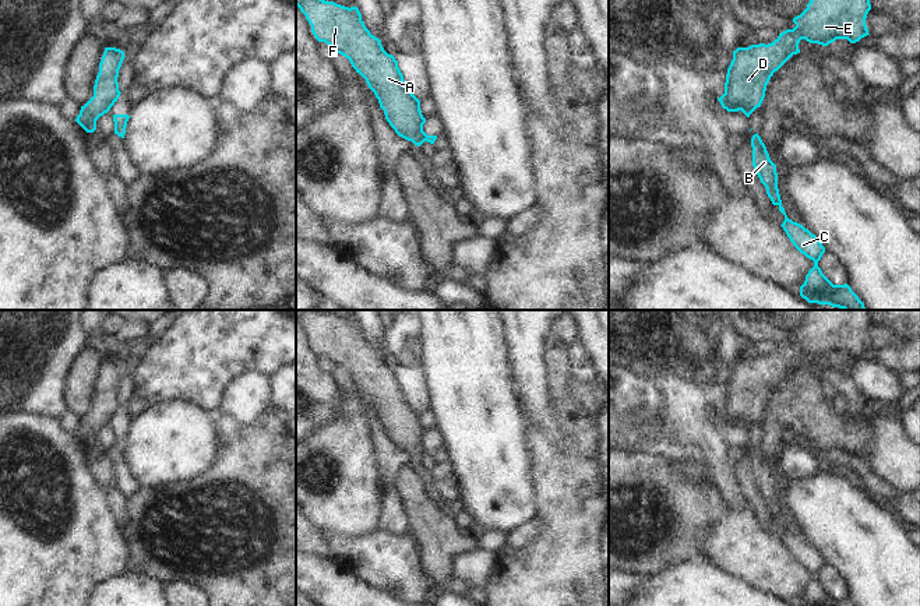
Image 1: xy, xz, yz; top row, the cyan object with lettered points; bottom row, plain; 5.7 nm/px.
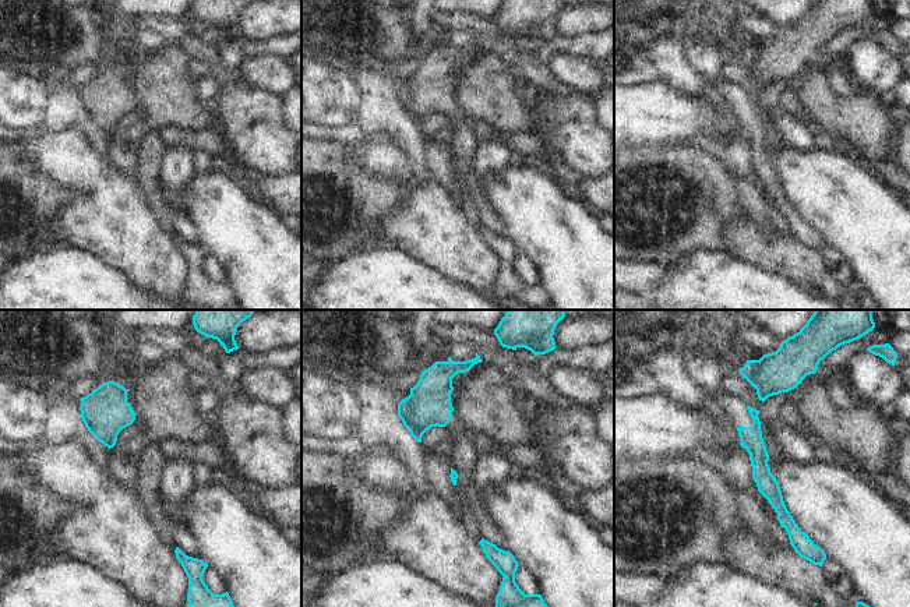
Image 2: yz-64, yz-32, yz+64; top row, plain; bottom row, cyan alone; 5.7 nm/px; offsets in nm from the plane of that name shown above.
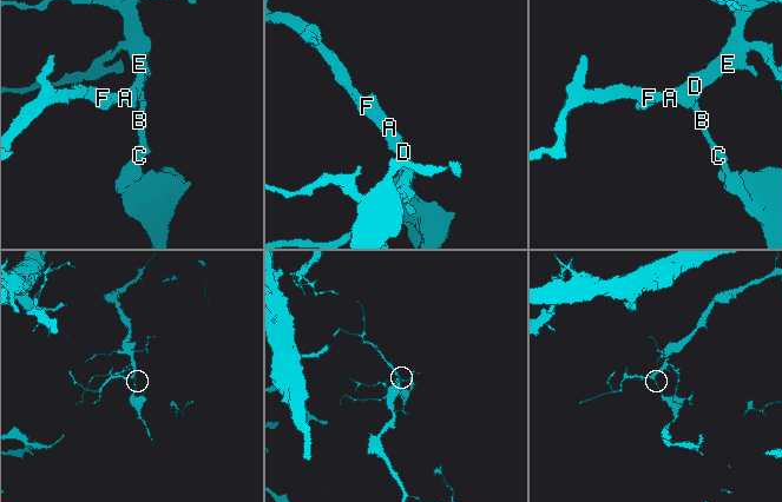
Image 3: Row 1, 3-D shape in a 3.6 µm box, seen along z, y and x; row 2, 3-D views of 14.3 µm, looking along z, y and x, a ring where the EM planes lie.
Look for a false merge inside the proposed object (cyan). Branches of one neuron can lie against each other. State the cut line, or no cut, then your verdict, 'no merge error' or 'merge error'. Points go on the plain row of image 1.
xz (422, 443), (425, 453) | merge error

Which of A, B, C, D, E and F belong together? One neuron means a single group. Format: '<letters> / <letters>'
A D E F / B C

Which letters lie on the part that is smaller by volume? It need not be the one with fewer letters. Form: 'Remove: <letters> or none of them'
Remove: B, C

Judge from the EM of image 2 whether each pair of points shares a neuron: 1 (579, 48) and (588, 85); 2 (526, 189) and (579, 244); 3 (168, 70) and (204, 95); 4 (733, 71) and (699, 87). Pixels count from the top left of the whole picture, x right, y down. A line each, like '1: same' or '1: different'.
1: different
2: same
3: different
4: same

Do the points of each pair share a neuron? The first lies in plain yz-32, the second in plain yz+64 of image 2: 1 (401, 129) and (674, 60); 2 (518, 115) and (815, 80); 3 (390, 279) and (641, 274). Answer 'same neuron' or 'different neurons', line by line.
1: same neuron
2: same neuron
3: different neurons

